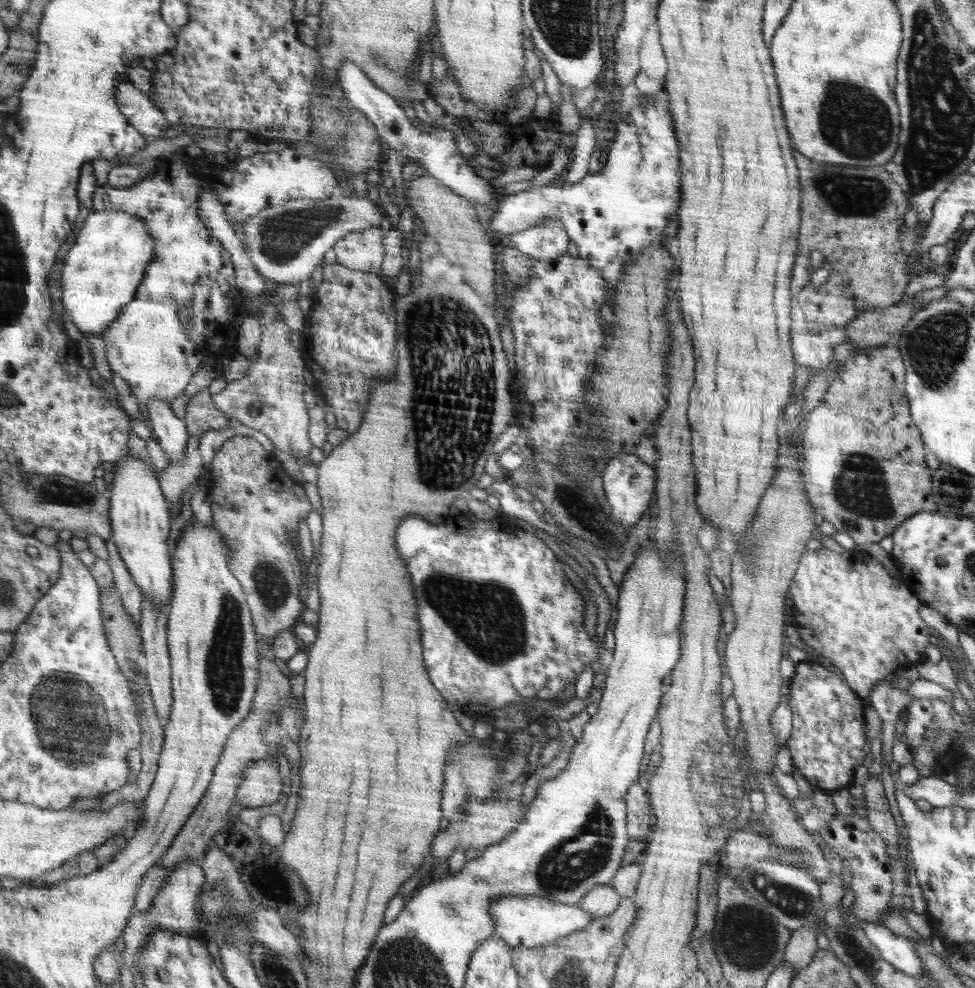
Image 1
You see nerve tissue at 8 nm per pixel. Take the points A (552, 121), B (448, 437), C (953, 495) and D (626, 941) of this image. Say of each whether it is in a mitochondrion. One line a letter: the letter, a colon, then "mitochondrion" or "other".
A: other
B: mitochondrion
C: mitochondrion
D: other

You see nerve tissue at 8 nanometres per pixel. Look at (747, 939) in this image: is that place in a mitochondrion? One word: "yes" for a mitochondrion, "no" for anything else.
yes

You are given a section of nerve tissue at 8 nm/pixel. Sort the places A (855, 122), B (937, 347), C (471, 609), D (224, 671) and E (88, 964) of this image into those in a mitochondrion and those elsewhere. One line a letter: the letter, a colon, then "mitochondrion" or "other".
A: mitochondrion
B: mitochondrion
C: mitochondrion
D: mitochondrion
E: other

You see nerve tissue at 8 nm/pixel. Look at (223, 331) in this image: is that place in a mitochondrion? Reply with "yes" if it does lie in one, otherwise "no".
no

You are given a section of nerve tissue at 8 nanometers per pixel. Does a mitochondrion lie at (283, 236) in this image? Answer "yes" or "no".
yes

